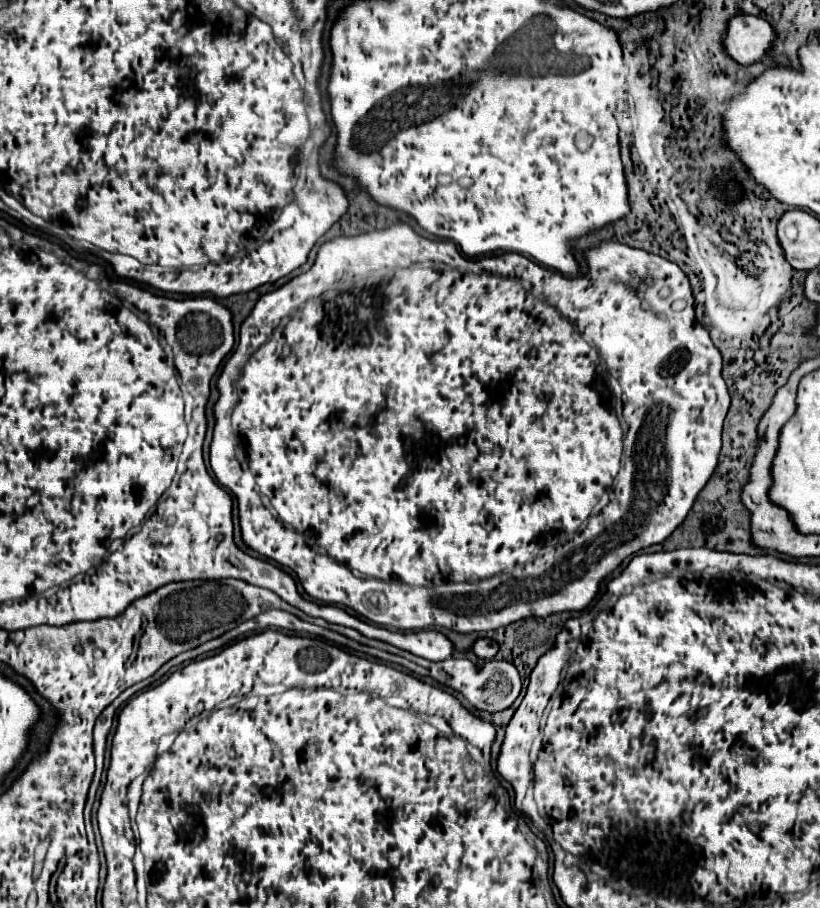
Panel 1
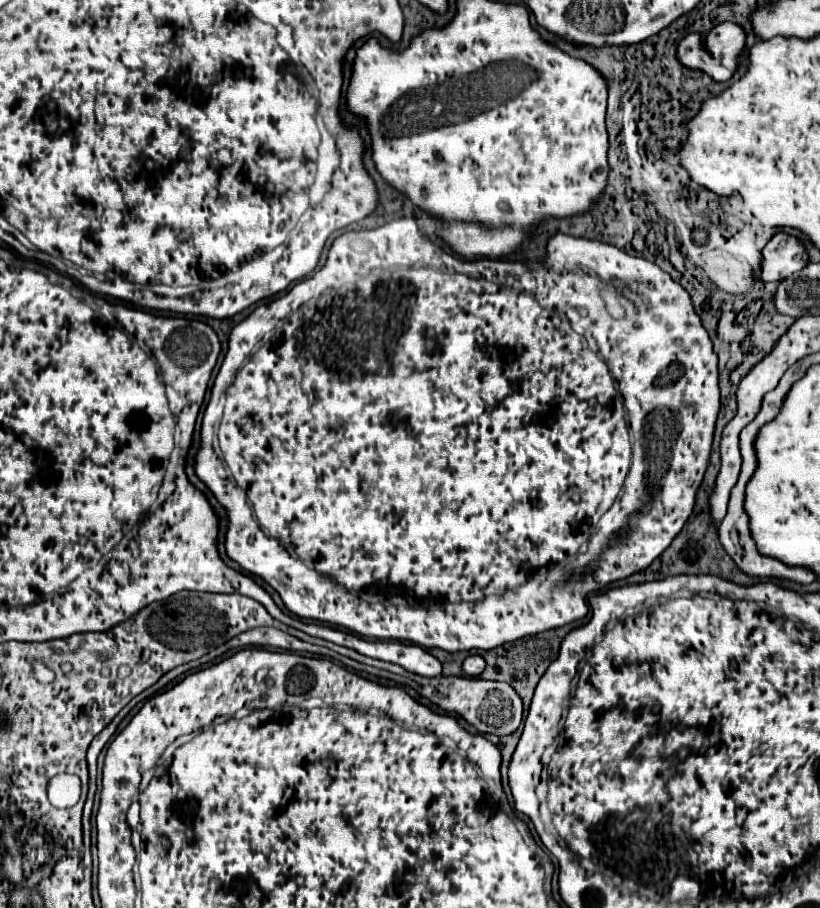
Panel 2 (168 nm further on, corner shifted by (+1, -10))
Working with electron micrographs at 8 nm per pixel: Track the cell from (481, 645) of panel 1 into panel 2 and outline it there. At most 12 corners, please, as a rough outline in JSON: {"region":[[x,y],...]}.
{"region":[[467,656],[461,668],[477,678],[485,668],[481,656]]}

